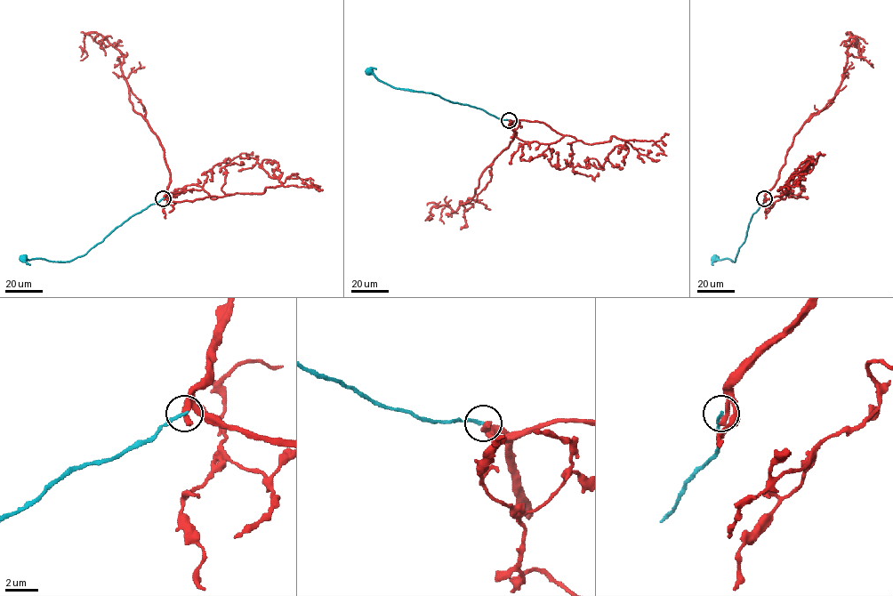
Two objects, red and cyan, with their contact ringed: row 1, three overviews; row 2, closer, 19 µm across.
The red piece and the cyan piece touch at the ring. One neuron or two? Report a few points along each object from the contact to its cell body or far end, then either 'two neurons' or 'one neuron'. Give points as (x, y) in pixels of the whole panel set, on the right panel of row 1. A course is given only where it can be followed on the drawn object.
red runs (764, 198), (779, 176), (793, 136), (812, 114), (832, 103), (848, 48), (856, 43), (850, 32), (864, 60); cyan runs (764, 198), (751, 217), (745, 240), (735, 261), (715, 259); two neurons

